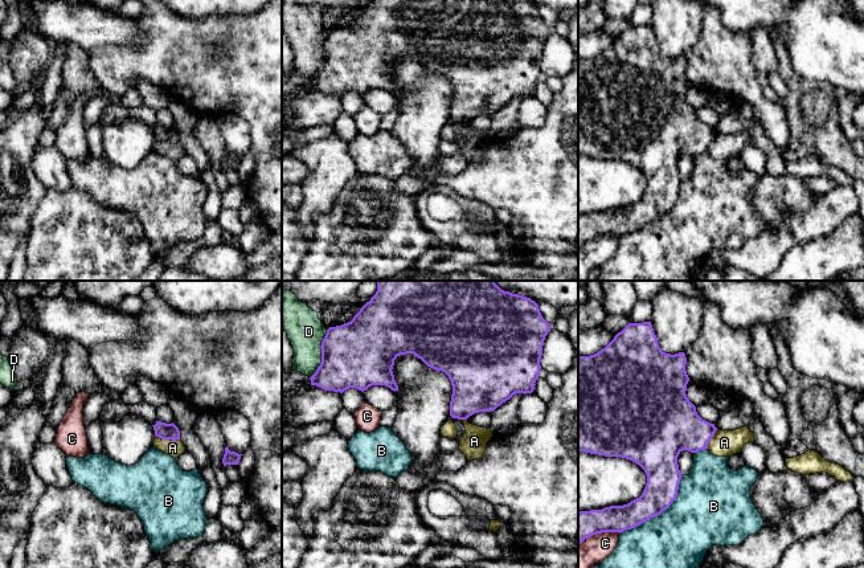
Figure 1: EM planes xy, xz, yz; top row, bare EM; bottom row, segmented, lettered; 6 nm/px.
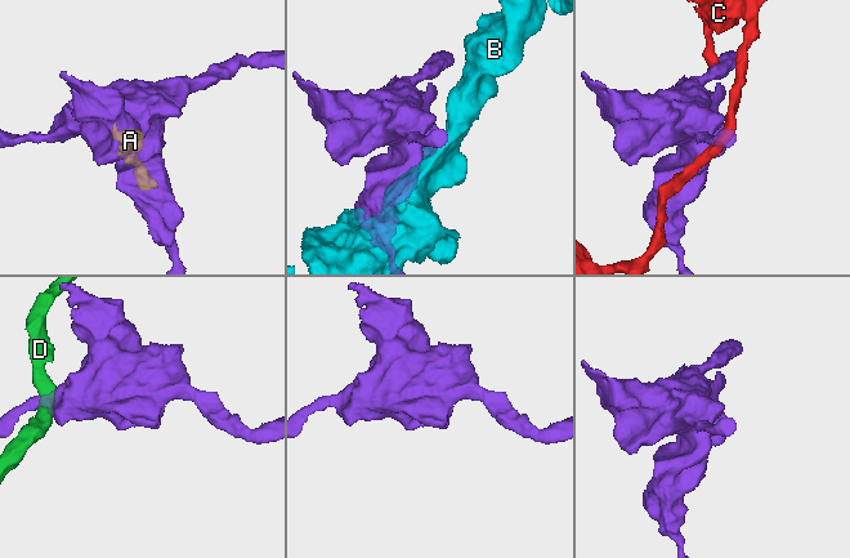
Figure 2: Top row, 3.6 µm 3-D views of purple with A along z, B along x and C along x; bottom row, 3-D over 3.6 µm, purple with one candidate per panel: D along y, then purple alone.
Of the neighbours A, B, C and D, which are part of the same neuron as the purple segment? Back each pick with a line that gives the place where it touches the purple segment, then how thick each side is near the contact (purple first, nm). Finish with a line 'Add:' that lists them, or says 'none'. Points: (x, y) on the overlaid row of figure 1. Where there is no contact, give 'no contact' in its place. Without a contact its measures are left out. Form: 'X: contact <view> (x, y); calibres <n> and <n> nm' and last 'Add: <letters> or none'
Add: none

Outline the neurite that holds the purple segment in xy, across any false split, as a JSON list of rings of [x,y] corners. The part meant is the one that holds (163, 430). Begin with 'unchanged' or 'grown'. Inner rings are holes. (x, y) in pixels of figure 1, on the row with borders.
unchanged; [[[156,421],[153,426],[155,436],[161,438],[161,440],[180,440],[180,430],[179,428],[172,422],[172,424],[165,424],[161,421]]]

